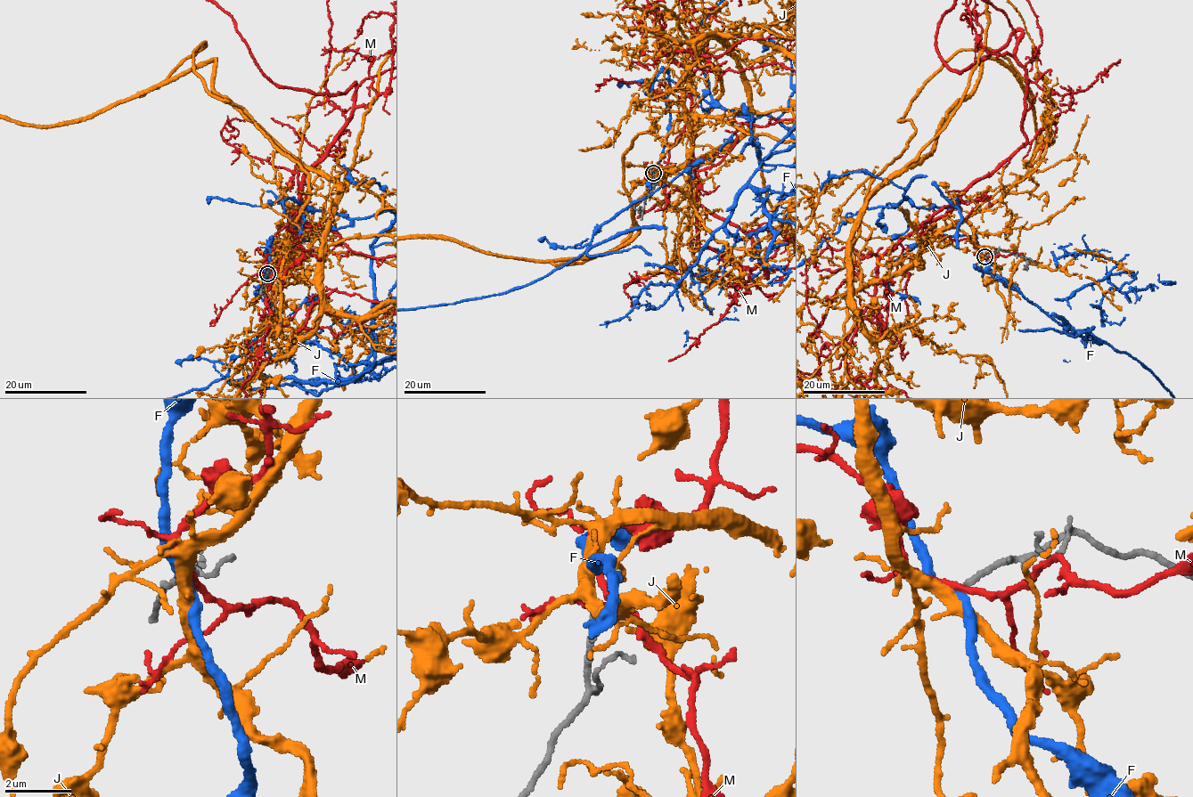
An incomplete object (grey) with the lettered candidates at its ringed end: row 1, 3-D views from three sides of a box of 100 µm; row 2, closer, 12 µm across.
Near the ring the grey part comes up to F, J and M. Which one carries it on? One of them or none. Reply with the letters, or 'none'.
J

